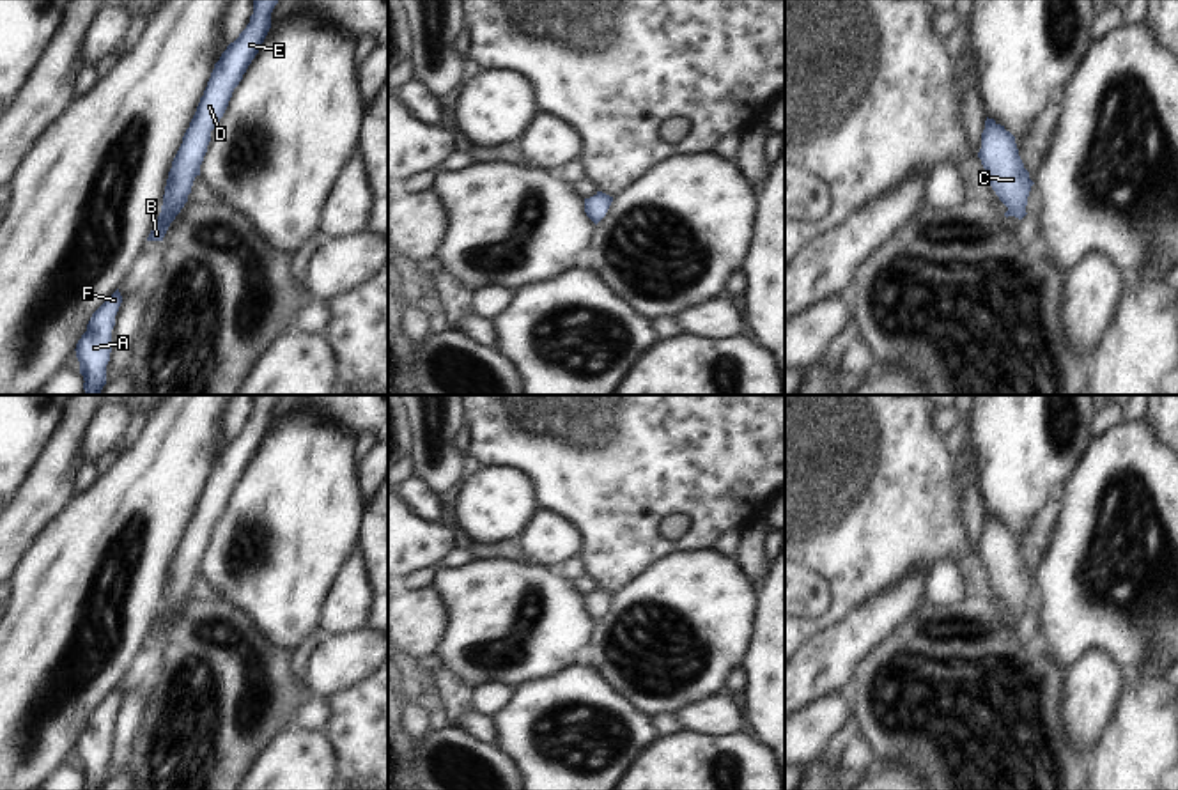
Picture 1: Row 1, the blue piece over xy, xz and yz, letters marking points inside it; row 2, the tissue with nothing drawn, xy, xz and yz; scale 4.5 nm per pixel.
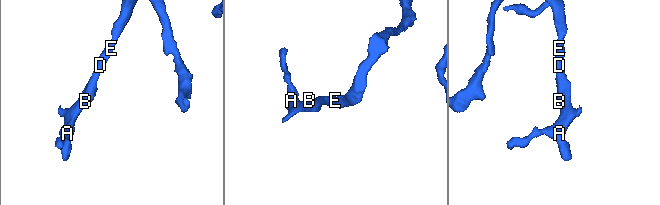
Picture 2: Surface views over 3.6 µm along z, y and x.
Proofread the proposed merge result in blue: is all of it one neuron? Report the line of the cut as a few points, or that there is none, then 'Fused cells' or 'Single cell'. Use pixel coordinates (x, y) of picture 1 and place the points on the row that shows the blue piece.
No split. Single cell.

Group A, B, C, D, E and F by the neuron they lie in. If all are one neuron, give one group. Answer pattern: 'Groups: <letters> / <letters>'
Groups: A B C D E F.

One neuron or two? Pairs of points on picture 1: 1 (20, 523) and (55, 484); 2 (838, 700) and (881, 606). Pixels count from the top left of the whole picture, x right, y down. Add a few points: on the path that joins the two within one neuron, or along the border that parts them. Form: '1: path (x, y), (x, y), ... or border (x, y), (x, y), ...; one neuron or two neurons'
1: path (27, 514), (46, 493); one neuron
2: border (849, 691), (826, 693), (803, 707); two neurons

